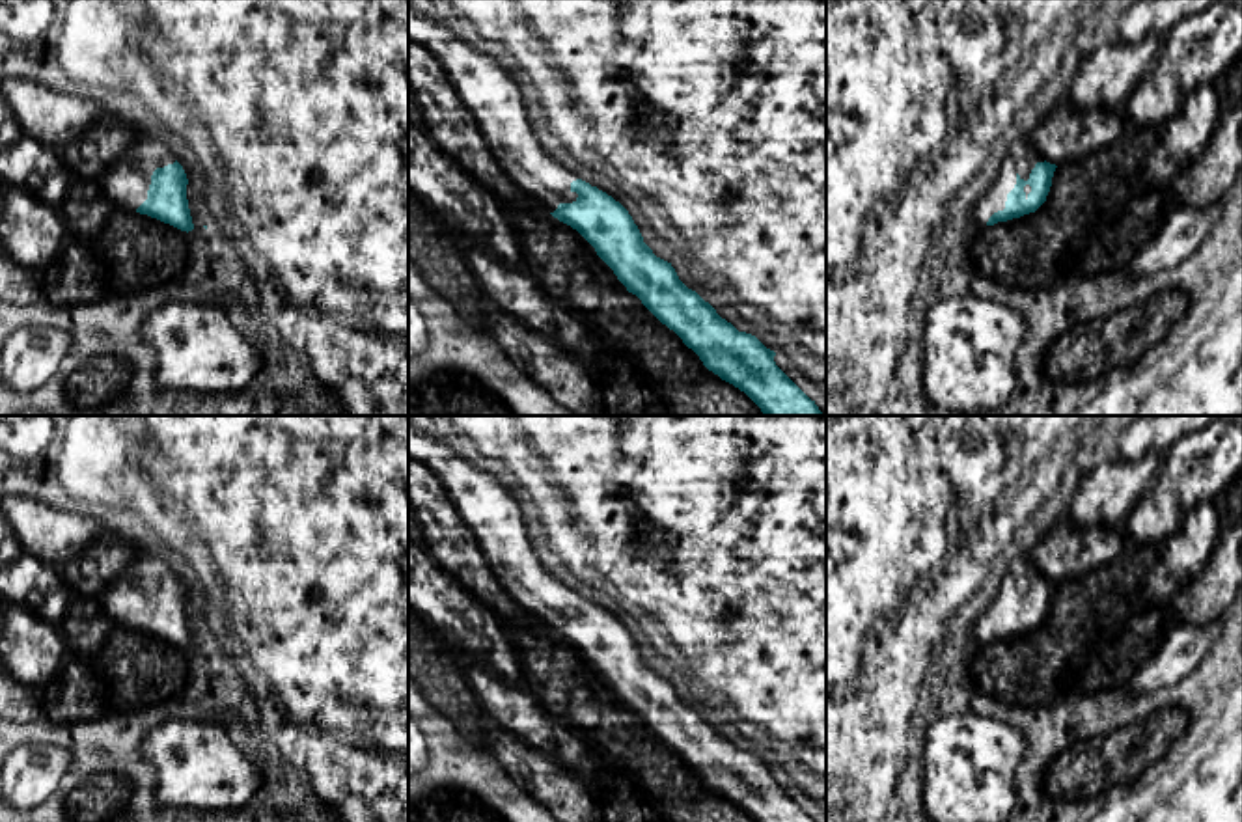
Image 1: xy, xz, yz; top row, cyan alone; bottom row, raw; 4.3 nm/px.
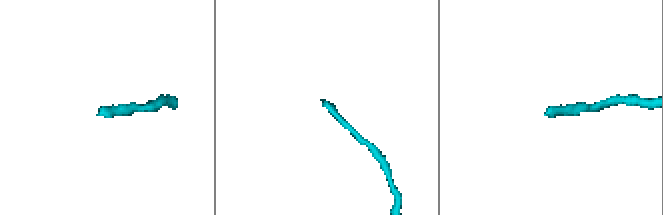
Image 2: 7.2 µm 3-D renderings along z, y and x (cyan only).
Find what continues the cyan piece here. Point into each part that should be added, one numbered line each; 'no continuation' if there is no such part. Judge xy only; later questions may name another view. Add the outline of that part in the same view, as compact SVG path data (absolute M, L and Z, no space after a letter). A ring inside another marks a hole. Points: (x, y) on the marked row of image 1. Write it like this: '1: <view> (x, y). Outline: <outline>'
1: xy (125, 183). Outline: M134 140L125 153L99 177L106 198L136 211L145 199L157 168L173 164L172 151L157 140Z

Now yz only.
1: yz (1022, 157). Outline: M1028 138L1016 140L1011 145L992 186L970 209L970 216L977 224L977 227L987 227L988 218L994 212L1005 209L1007 194L1014 188L1016 179L1020 177L1028 181L1037 162L1044 162L1044 158L1035 151L1035 147L1028 142Z

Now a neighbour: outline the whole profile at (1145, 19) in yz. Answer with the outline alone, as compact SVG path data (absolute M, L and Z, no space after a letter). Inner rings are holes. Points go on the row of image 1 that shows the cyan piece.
M1139 0L1121 13L1119 41L1139 43L1147 37L1166 37L1171 28L1220 0Z

